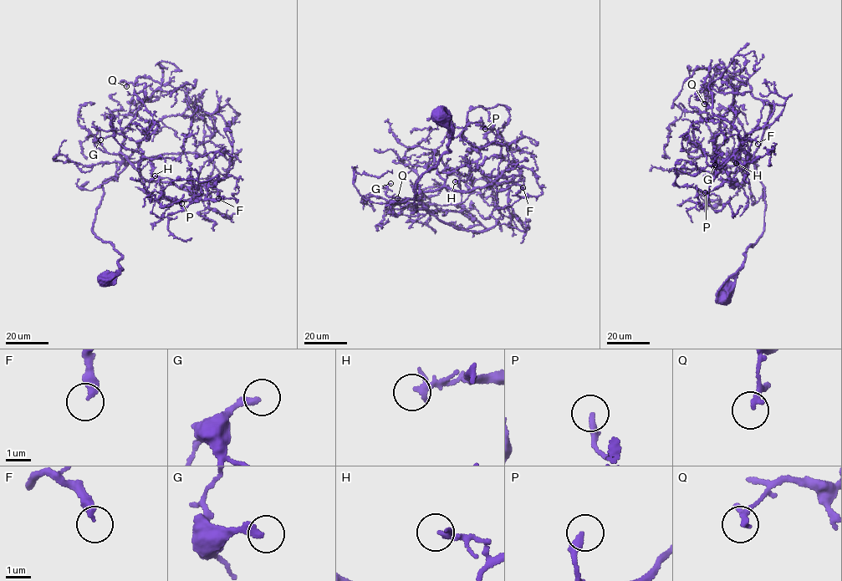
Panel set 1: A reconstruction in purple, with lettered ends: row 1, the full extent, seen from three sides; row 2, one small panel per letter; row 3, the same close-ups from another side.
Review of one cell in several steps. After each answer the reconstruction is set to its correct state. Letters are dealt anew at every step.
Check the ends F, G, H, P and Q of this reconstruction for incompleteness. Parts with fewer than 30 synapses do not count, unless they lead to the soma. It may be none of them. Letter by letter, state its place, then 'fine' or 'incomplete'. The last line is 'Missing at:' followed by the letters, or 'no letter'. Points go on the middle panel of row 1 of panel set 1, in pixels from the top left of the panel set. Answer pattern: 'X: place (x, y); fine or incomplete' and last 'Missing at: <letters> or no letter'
F: place (523, 187); fine
G: place (390, 183); incomplete
H: place (455, 181); fine
P: place (485, 129); fine
Q: place (397, 198); fine
Missing at: G

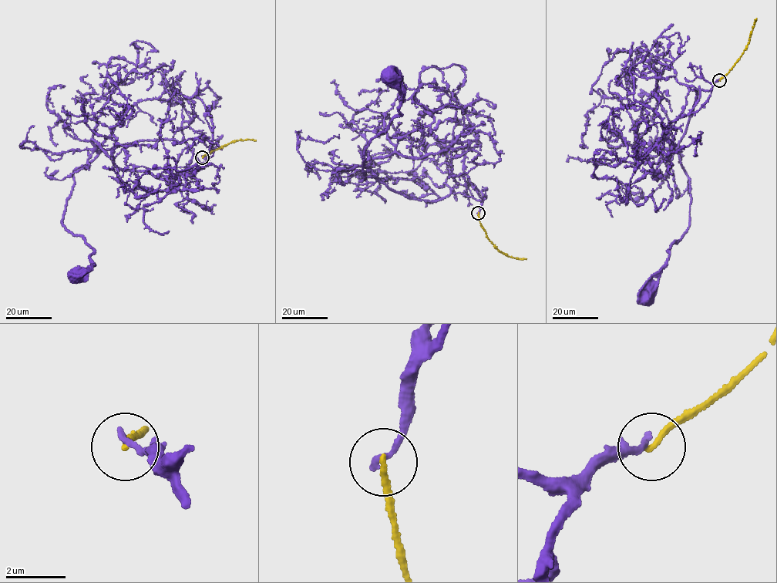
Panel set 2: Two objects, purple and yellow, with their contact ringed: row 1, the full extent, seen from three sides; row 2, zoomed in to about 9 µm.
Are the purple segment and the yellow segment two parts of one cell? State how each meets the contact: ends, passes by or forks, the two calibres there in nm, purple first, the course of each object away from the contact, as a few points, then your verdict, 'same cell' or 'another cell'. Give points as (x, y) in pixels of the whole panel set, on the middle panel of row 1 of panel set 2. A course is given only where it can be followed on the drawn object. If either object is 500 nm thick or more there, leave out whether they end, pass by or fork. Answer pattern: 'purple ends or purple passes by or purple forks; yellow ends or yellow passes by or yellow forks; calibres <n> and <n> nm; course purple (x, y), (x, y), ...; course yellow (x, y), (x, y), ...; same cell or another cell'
purple ends; yellow ends; calibres 240 and 190 nm; course purple (478, 213), (482, 200), (459, 192), (411, 199), (375, 176), (359, 180), (368, 143), (401, 113), (390, 76); course yellow (478, 213), (481, 224), (497, 249), (510, 256), (526, 258); another cell

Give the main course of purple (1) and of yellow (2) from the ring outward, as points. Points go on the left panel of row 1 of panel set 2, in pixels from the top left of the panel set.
1: (202, 156), (206, 163), (183, 139), (139, 139), (78, 166), (62, 222), (93, 254), (76, 277)
2: (202, 157), (238, 140), (255, 140)

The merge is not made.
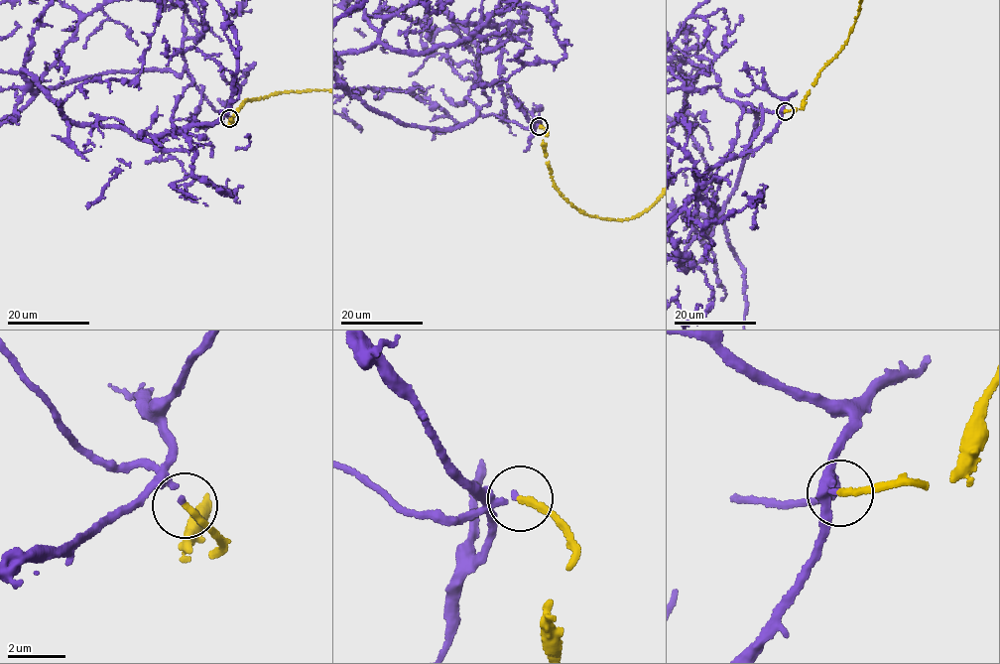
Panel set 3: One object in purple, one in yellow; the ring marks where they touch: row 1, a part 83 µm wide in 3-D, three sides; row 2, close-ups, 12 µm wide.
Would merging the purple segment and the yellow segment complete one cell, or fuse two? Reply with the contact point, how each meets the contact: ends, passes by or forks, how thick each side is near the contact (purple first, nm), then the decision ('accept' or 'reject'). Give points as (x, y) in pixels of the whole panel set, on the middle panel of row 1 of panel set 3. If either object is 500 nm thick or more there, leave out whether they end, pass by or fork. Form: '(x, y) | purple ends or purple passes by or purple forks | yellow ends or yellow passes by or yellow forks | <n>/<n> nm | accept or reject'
(539, 126) | purple ends | yellow ends | 170/240 nm | accept

